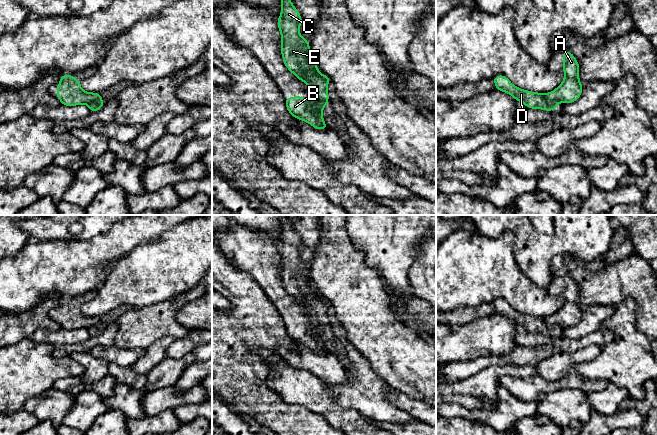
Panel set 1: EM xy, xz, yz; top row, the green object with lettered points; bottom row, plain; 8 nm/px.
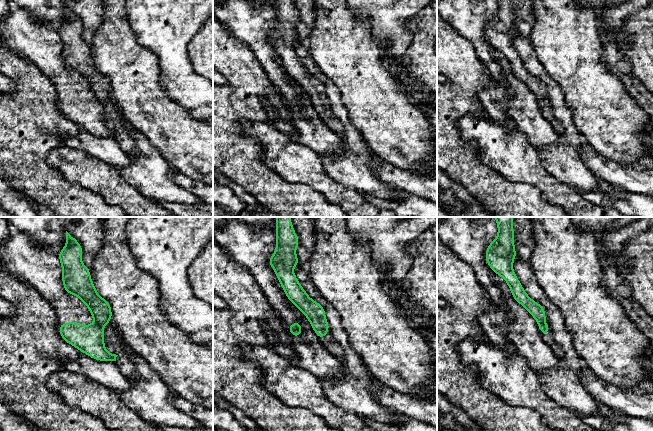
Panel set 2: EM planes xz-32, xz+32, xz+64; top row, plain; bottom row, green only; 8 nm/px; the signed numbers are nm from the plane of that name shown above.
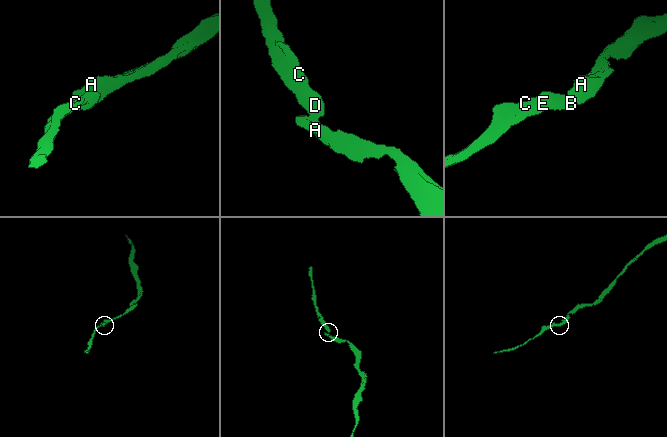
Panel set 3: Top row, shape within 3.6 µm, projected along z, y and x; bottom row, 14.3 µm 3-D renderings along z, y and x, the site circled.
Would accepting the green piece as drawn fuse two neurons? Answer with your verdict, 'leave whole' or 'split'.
split

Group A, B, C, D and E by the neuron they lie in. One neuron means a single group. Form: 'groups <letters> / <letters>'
groups A B / C D E

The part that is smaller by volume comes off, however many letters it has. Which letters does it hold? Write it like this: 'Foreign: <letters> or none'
Foreign: C, D, E

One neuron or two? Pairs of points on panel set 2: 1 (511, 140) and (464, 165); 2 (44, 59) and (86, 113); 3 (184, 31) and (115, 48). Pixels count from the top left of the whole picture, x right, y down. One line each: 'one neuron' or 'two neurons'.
1: two neurons
2: one neuron
3: two neurons

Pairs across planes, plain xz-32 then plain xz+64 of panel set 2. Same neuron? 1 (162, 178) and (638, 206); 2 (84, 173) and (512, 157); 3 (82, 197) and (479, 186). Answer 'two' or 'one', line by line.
1: two
2: one
3: one

